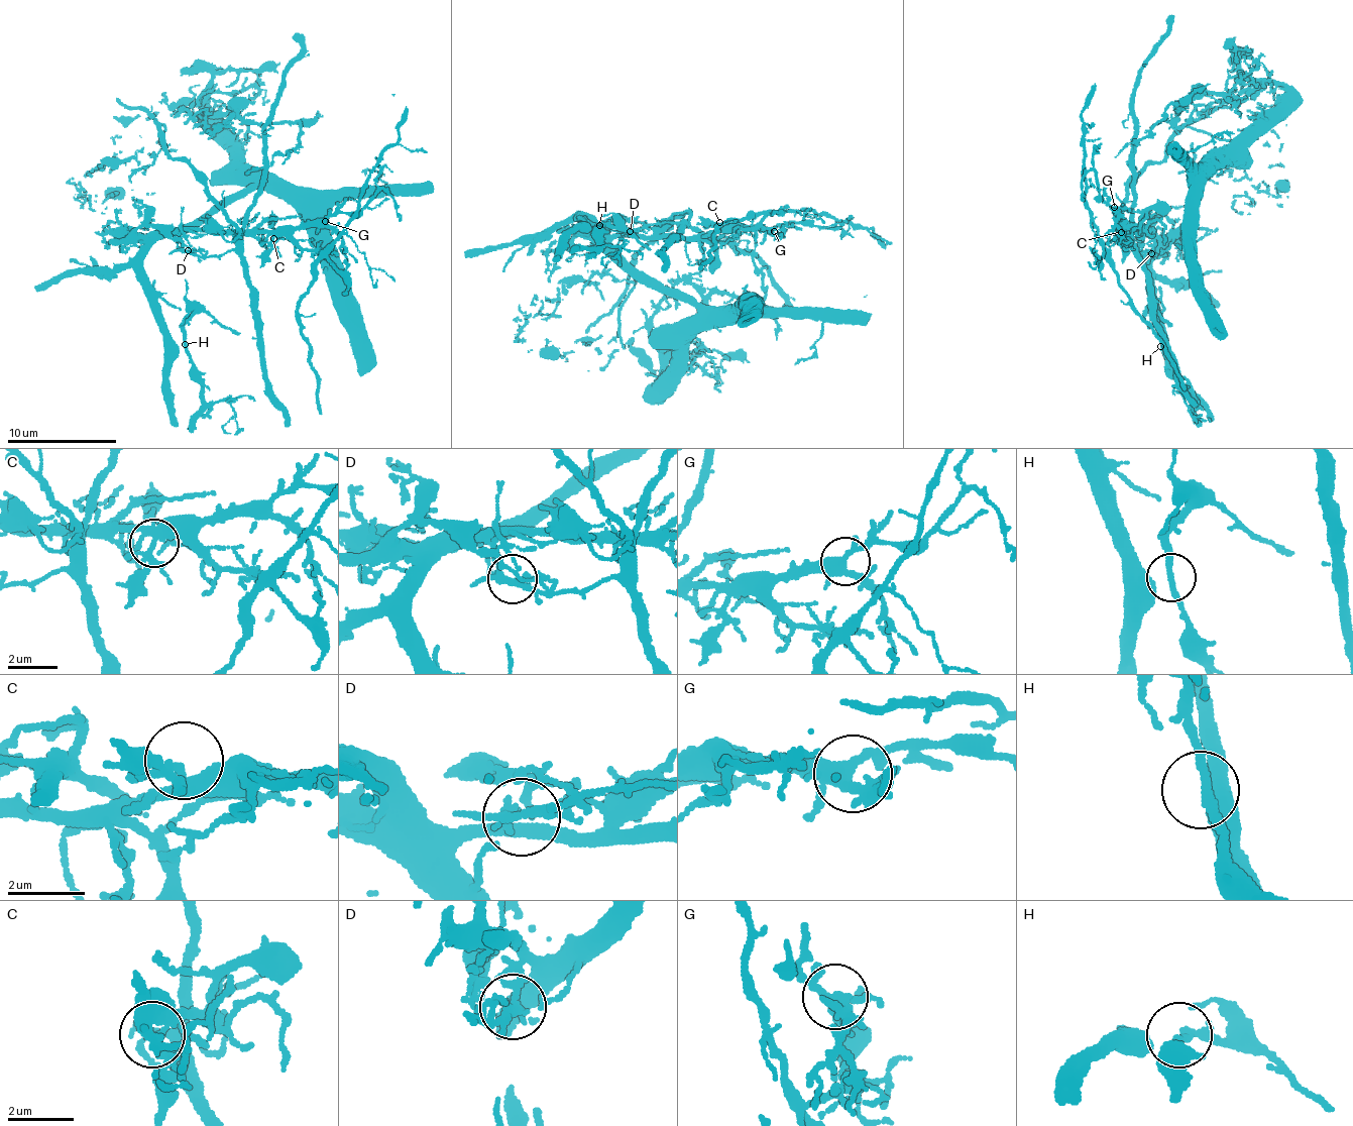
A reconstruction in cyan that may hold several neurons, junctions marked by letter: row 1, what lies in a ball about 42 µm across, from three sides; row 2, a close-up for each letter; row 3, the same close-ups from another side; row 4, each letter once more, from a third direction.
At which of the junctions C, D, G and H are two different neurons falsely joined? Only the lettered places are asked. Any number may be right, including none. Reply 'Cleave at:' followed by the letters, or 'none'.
Cleave at: D

